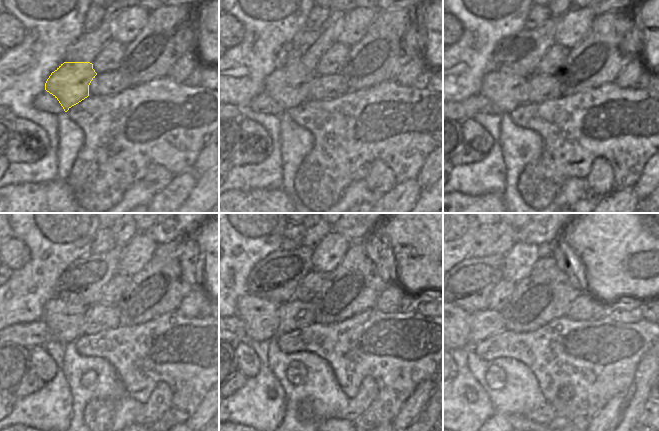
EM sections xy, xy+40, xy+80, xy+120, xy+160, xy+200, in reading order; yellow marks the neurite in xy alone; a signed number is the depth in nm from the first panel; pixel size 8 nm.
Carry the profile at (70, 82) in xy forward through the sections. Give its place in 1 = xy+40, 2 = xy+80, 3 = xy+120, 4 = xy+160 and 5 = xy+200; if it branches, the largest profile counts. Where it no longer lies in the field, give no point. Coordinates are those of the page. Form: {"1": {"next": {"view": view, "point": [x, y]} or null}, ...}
{"1": {"next": {"view": "xy+40", "point": [290, 86]}}, "2": {"next": {"view": "xy+80", "point": [506, 90]}}, "3": {"next": {"view": "xy+120", "point": [49, 317]}}, "4": {"next": {"view": "xy+160", "point": [269, 320]}}, "5": {"next": {"view": "xy+200", "point": [463, 329]}}}

